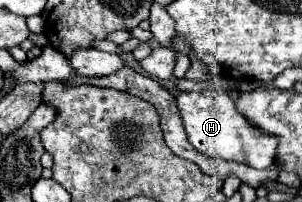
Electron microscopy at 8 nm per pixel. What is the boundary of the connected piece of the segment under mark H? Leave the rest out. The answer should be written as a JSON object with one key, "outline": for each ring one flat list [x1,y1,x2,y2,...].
{"outline":[[210,89,210,91,190,91,180,93,176,97,188,141,204,155,234,163,244,163,254,169,266,169,276,159,278,149,278,137,262,131,260,127,254,127,234,105,234,101,228,97,222,89]]}

